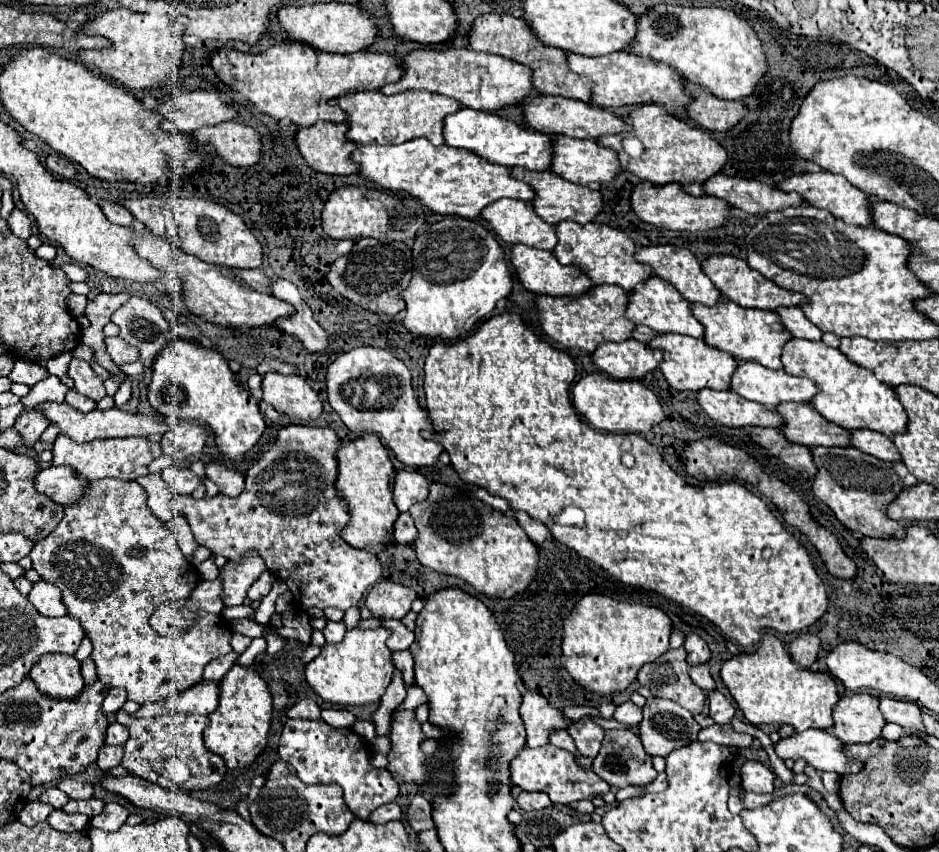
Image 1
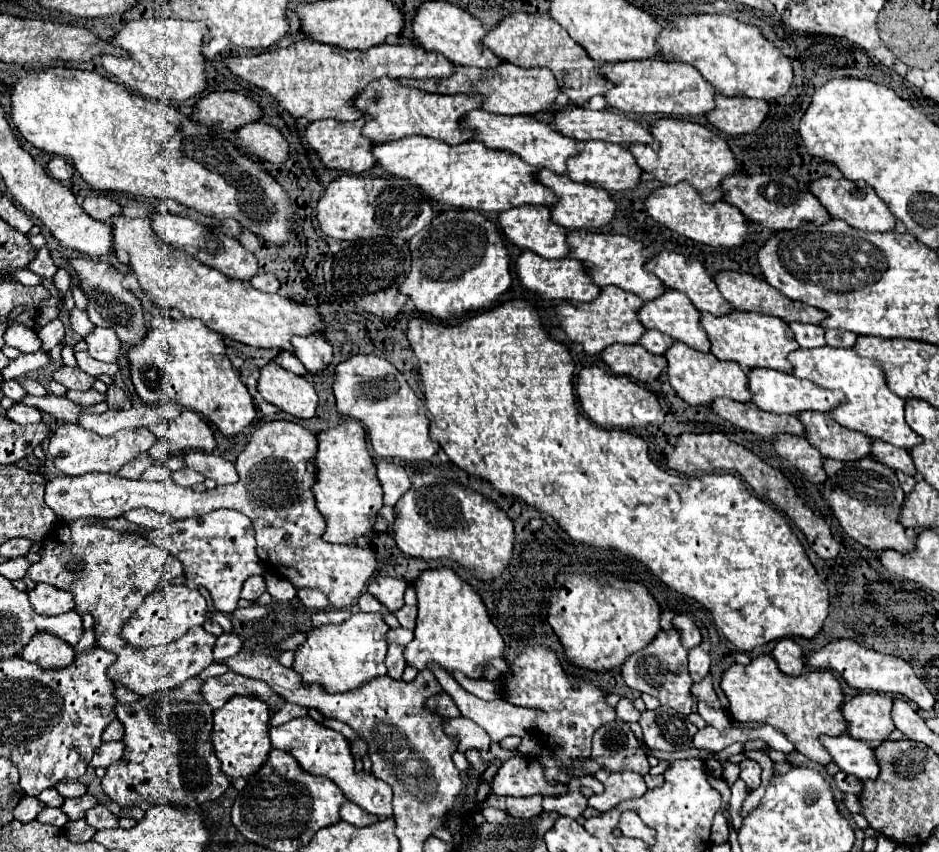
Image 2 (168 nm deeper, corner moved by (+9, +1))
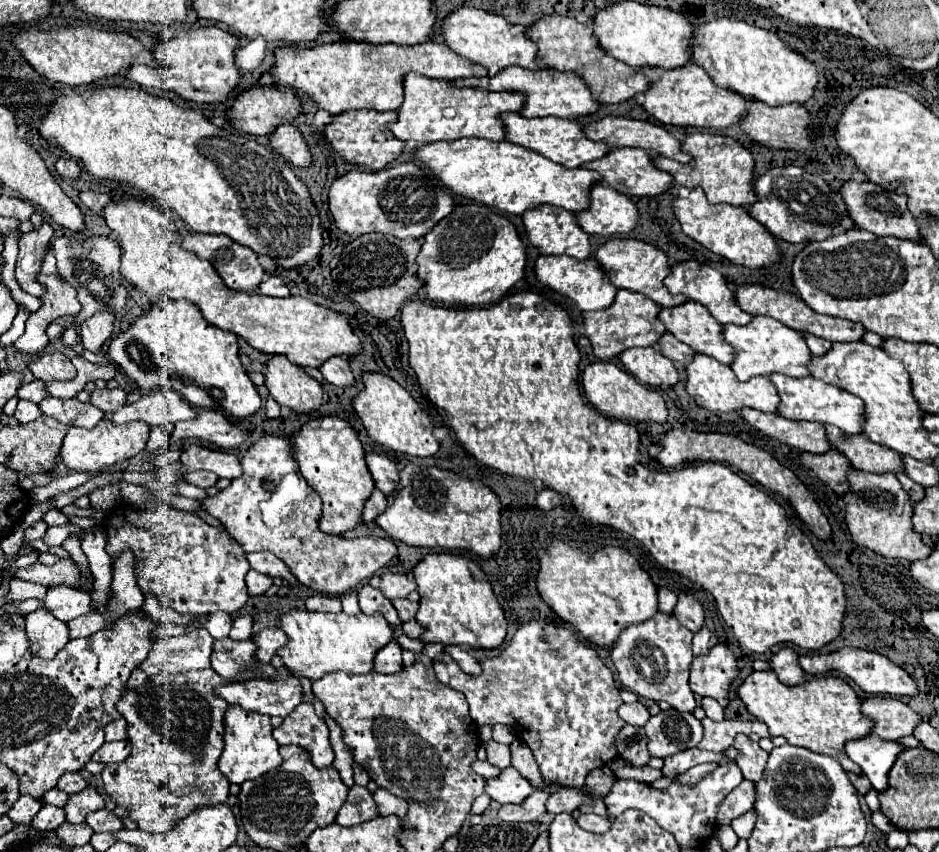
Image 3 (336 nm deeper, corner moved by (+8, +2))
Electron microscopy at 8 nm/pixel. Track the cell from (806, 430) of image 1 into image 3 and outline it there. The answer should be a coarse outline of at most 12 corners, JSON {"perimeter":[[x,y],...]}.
{"perimeter":[[827,428],[827,440],[853,468],[901,470],[901,456],[863,434]]}

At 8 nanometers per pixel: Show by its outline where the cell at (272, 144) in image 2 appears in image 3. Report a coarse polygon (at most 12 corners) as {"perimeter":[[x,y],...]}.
{"perimeter":[[293,124],[275,128],[271,148],[293,166],[311,164],[311,152]]}

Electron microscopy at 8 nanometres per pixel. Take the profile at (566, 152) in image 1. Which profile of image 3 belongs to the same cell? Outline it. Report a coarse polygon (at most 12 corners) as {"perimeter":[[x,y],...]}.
{"perimeter":[[613,148],[587,162],[603,184],[627,196],[657,196],[673,184],[649,154]]}

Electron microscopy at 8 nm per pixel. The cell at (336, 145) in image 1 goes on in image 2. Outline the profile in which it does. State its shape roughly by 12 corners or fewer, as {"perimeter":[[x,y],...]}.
{"perimeter":[[368,115],[314,121],[306,139],[326,167],[358,175],[376,165],[362,137]]}

